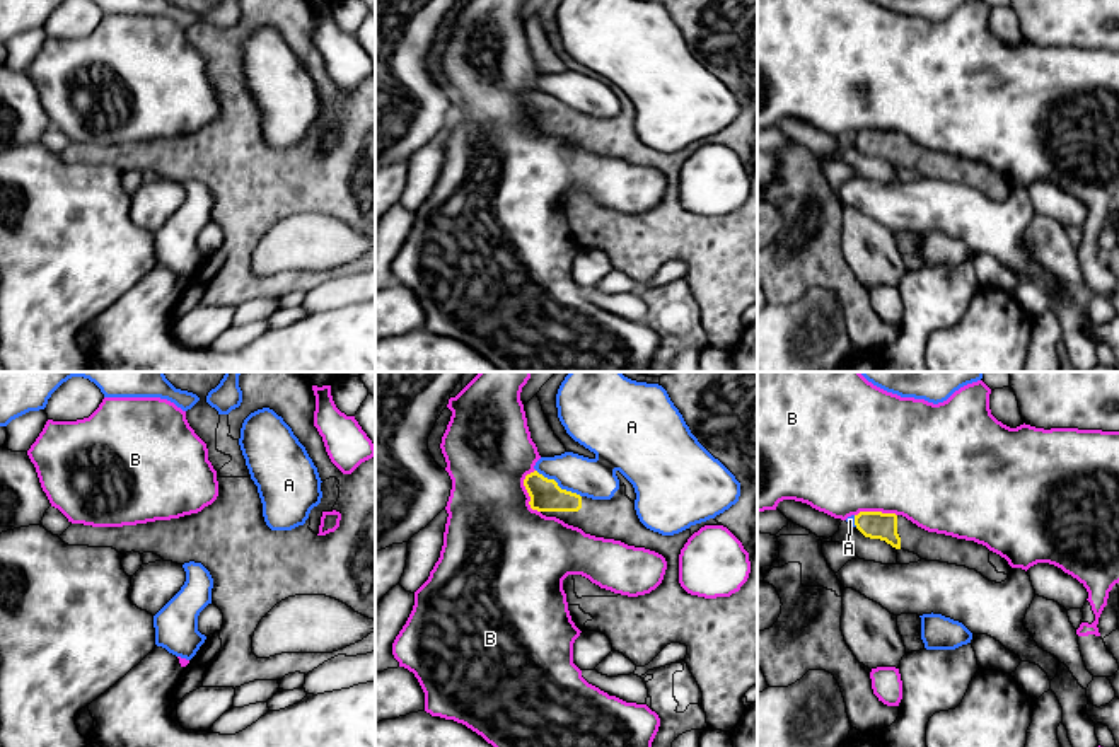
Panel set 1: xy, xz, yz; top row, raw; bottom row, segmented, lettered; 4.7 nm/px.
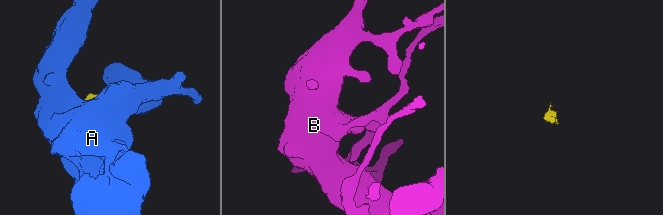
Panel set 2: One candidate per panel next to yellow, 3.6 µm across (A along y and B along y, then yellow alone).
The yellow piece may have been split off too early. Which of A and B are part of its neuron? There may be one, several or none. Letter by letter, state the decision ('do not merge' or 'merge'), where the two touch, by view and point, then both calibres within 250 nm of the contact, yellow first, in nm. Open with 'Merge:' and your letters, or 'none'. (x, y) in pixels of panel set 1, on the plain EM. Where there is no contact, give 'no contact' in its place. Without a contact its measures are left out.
Merge: none
A: do not merge; meets yellow in xz at (556, 103); 150 nm thick on the yellow side, 190 nm on the other
B: do not merge; meets yellow in xz at (527, 110); 150 nm thick on the yellow side, 440 nm on the other

